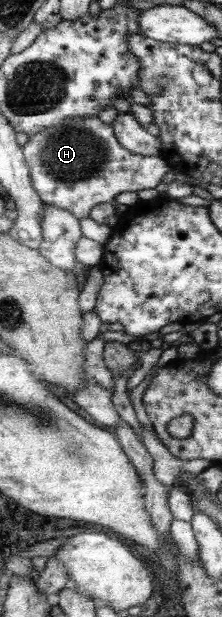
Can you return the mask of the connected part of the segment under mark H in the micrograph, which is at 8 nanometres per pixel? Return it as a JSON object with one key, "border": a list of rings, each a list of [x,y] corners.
{"border":[[[118,112],[114,126],[102,122],[98,116],[74,118],[53,128],[31,134],[24,146],[25,160],[29,164],[33,186],[46,204],[54,204],[70,210],[76,217],[88,217],[90,210],[98,203],[111,203],[116,195],[124,191],[158,188],[168,171],[173,171],[164,161],[161,153],[161,141],[151,135],[146,127],[129,112]]]}

